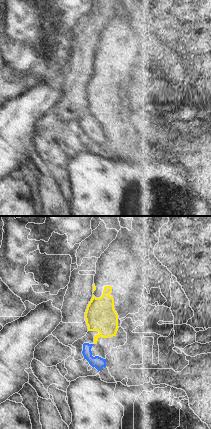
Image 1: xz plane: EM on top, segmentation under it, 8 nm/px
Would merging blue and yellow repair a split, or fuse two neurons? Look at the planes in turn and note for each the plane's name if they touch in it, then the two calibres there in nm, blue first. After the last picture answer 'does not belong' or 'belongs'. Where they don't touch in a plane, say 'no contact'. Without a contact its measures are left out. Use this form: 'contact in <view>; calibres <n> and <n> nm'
no contact

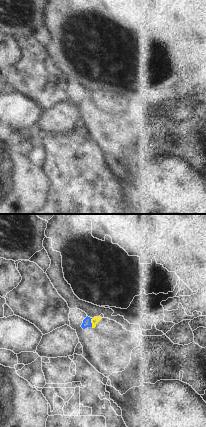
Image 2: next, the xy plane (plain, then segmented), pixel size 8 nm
contact in xy; calibres 70 and 60 nm

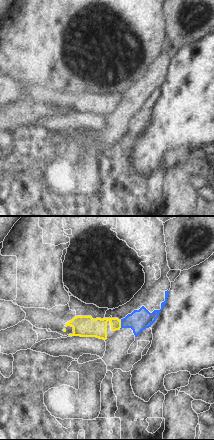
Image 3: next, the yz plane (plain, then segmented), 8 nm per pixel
contact in yz; calibres 170 and 150 nm

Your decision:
does not belong

